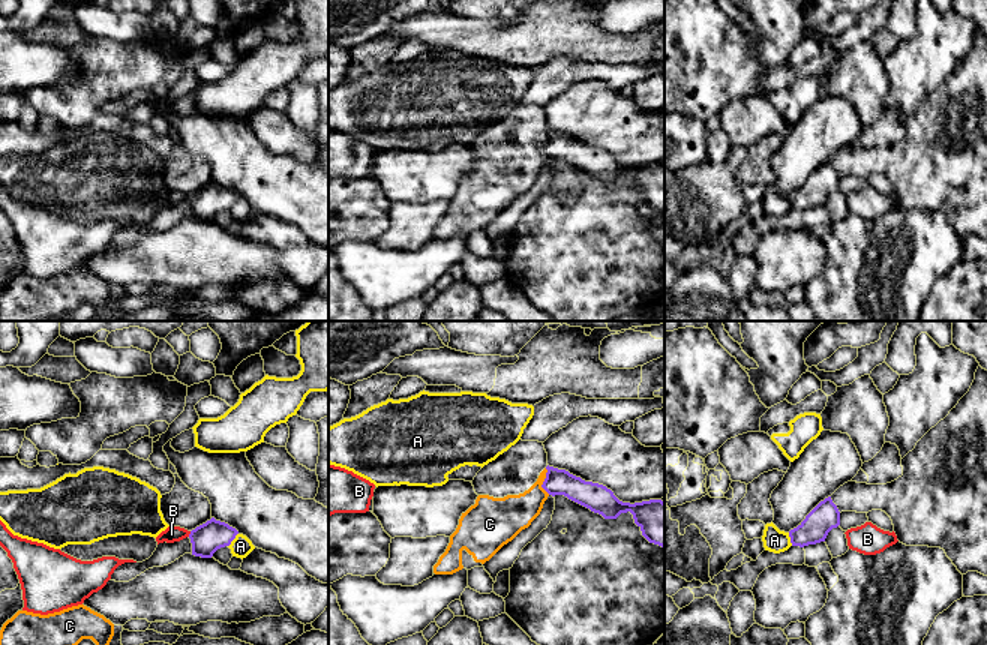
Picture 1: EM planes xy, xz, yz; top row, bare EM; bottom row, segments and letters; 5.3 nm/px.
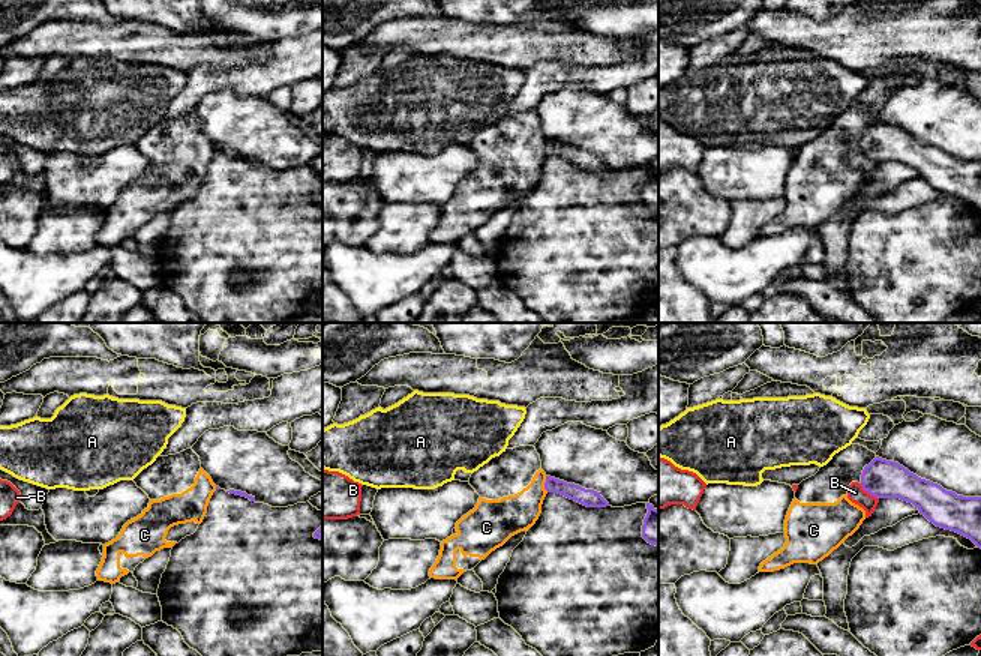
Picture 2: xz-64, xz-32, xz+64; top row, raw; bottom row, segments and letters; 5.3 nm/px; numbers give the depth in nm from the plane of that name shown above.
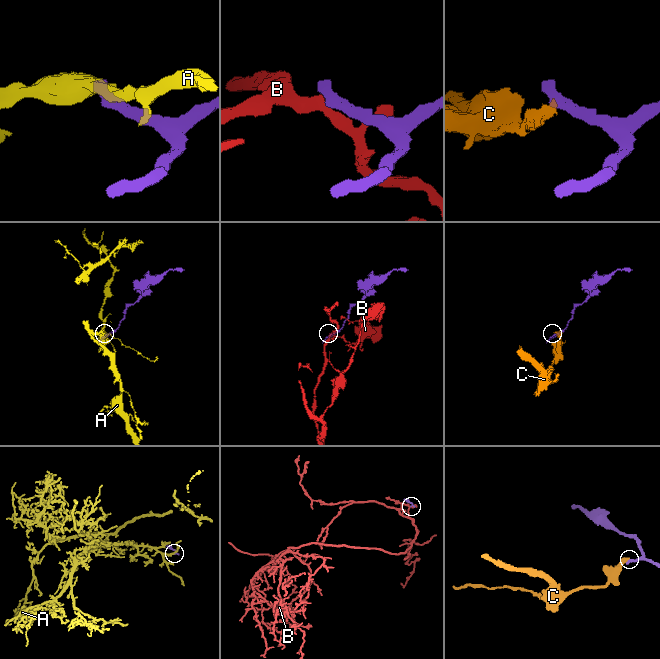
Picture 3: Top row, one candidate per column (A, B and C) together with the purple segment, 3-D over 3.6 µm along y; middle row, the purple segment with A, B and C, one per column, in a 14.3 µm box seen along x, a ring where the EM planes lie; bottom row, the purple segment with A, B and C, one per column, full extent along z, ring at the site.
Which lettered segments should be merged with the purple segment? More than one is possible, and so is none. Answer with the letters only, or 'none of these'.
none of these

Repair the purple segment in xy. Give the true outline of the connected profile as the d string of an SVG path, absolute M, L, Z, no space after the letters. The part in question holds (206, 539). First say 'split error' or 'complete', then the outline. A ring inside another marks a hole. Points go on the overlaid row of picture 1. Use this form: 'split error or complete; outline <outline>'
complete; outline M212 518L190 531L192 555L212 558L218 549L230 546L237 534L236 528Z

